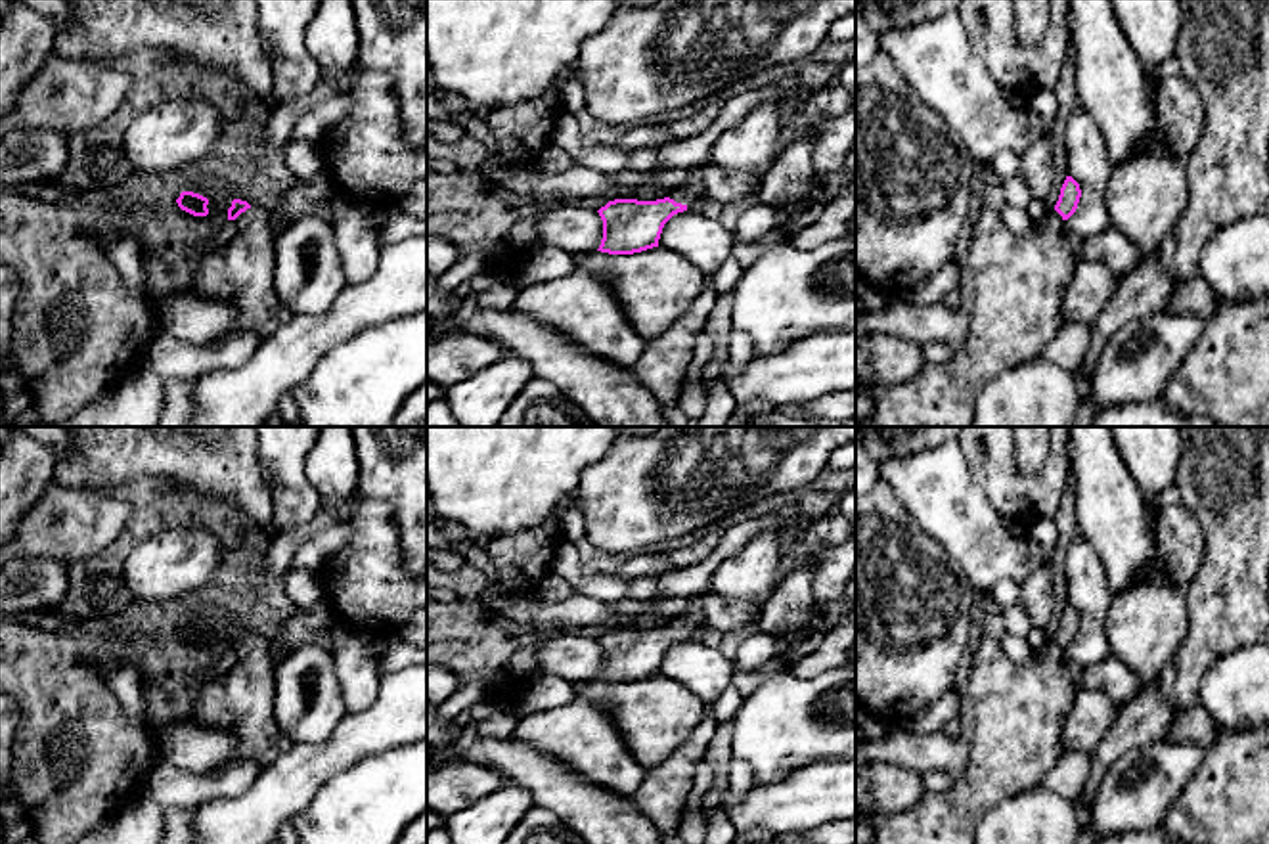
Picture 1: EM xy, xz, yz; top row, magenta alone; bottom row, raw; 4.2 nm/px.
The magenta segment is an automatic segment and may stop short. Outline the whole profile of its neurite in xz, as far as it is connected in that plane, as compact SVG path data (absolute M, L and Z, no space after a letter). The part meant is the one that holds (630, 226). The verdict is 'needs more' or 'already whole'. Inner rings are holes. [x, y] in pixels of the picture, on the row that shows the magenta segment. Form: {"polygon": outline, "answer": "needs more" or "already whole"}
{"polygon": "M695 167L687 180L657 201L614 199L597 212L603 220L603 239L597 251L609 255L634 255L658 247L664 224L687 205L704 195L704 176Z", "answer": "needs more"}

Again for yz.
{"polygon": "M1066 176L1055 209L1028 235L1014 235L997 212L982 209L957 287L961 308L968 314L965 343L947 362L924 364L905 383L886 387L859 381L857 392L873 398L875 413L857 427L972 427L980 392L1003 371L1045 354L1064 323L1062 299L1078 266L1064 222L1076 212L1080 197L1080 184Z", "answer": "needs more"}

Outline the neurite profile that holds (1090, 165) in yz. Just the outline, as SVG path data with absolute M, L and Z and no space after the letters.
M1076 107L1068 119L1064 147L1068 176L1081 189L1078 209L1064 220L1064 230L1089 239L1112 228L1112 218L1104 203L1112 165L1099 126L1081 107Z

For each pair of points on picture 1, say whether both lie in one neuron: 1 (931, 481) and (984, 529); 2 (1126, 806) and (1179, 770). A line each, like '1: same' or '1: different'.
1: same
2: same

